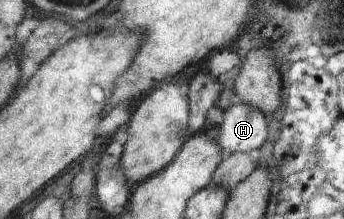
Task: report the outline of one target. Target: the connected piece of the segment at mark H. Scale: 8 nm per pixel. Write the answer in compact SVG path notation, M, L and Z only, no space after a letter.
M235 101L224 112L219 125L220 136L216 141L225 155L254 151L266 141L266 127L268 121L263 110Z

